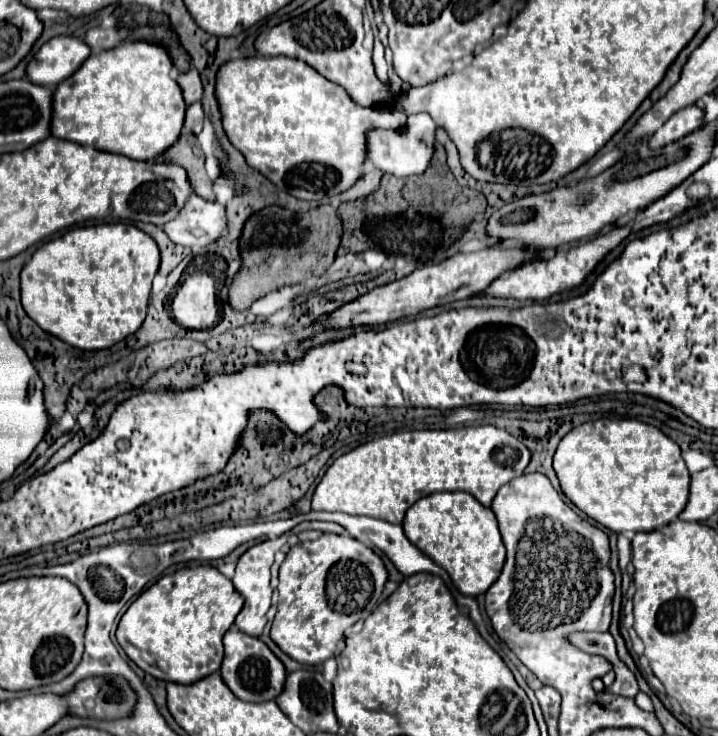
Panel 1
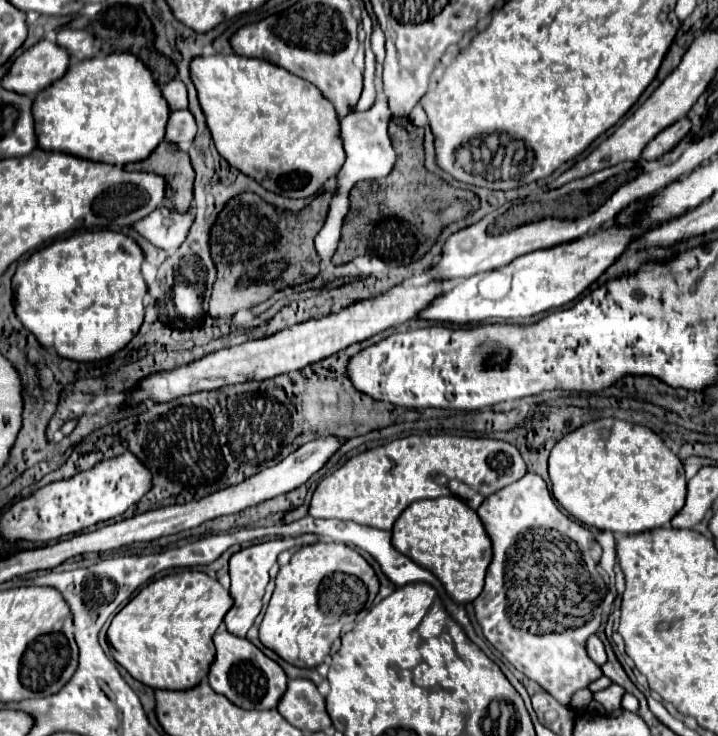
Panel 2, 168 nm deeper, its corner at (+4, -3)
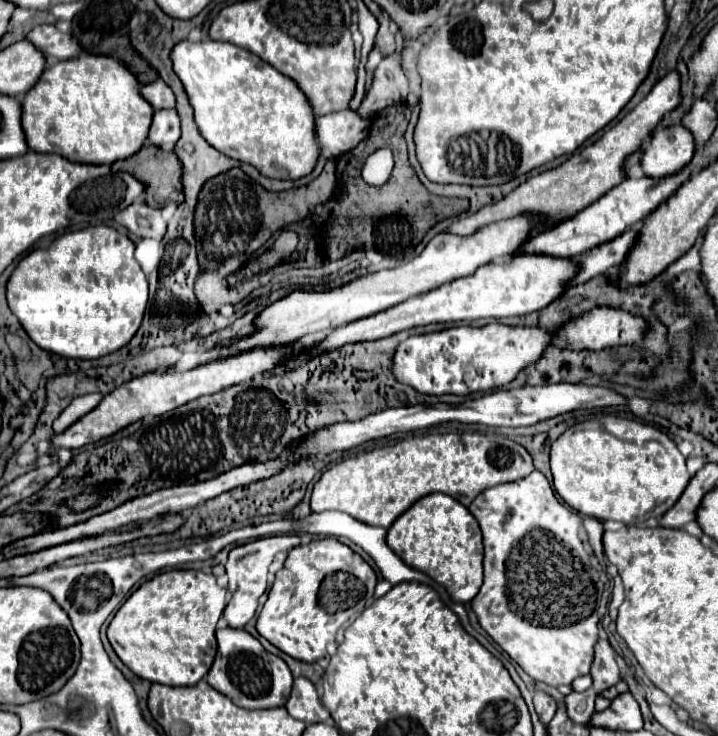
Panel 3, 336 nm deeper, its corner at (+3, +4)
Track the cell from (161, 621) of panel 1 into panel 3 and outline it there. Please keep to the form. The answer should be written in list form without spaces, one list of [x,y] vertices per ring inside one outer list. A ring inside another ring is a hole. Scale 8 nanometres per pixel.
[[[172,569],[142,583],[126,603],[116,611],[108,625],[108,641],[120,661],[138,677],[166,685],[196,685],[206,677],[216,655],[216,623],[226,607],[226,589],[216,583],[214,575],[192,569]]]

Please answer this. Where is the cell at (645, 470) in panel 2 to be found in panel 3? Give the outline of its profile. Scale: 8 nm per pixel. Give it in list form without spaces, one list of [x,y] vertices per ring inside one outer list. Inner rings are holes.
[[[598,415],[568,427],[552,443],[550,467],[554,475],[556,493],[574,511],[588,517],[596,517],[600,521],[614,519],[624,525],[640,523],[650,517],[662,517],[668,509],[674,507],[674,503],[690,481],[690,475],[686,471],[686,459],[666,433],[642,419],[621,415]]]

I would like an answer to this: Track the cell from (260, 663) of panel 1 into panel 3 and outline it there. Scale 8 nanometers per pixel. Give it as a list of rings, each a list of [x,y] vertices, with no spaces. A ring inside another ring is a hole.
[[[232,627],[218,629],[216,639],[218,639],[218,653],[212,669],[206,675],[206,681],[214,689],[228,695],[232,703],[236,703],[238,707],[246,709],[282,707],[288,701],[292,689],[292,673],[280,657],[268,653],[262,647],[262,643],[244,629]]]

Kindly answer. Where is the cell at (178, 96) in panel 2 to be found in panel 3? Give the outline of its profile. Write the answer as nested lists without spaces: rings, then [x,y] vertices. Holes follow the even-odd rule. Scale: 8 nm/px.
[[[154,81],[154,83],[148,83],[140,89],[146,97],[146,101],[150,101],[150,105],[158,111],[158,109],[172,109],[176,105],[176,95],[172,93],[172,89],[162,81]]]

